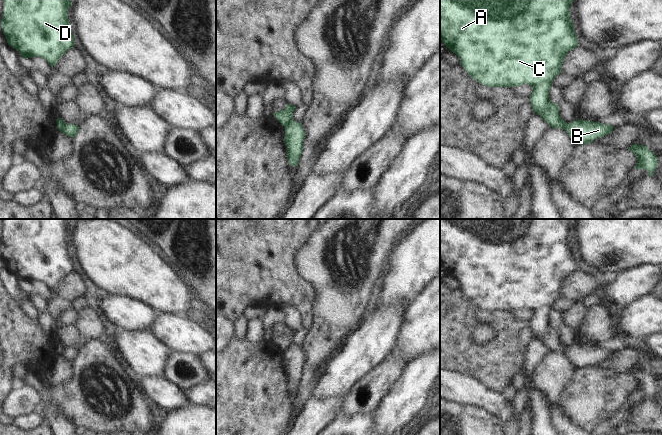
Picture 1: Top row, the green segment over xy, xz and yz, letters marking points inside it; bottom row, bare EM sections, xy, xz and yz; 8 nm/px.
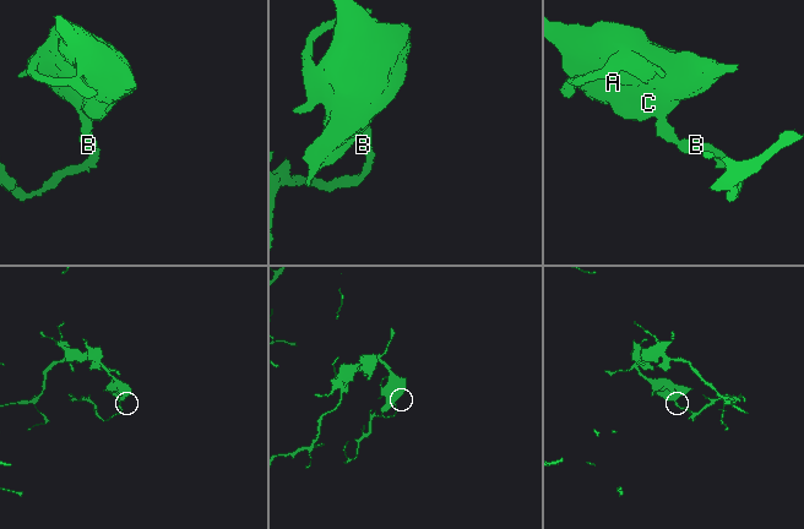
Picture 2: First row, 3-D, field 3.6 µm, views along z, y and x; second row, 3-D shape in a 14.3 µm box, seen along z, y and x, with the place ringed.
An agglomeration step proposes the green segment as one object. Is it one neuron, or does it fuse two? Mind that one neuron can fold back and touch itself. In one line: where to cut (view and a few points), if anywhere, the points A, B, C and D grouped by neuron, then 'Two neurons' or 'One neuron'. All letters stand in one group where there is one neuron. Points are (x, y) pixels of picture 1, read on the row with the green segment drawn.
Split along xy (66, 124), (60, 131). Groups: A C D / B. Two neurons.

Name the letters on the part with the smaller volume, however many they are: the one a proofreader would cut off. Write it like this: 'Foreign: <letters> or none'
Foreign: B

